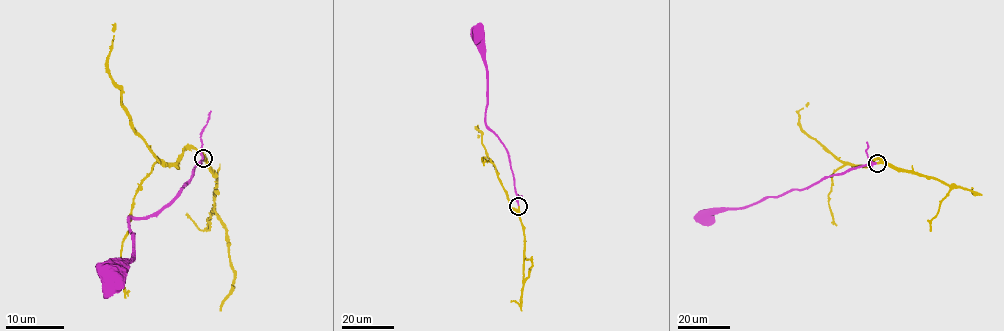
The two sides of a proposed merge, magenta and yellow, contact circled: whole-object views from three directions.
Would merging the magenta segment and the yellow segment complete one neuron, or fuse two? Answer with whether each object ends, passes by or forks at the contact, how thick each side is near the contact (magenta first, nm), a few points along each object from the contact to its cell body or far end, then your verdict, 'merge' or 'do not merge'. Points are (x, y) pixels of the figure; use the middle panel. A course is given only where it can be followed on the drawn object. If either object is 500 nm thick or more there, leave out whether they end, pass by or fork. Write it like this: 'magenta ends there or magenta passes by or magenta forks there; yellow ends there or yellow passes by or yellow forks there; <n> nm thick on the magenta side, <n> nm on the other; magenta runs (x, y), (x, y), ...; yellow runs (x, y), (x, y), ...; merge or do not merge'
magenta ends there; yellow ends there; 240 nm thick on the magenta side, 320 nm on the other; magenta runs (518, 206), (508, 153), (485, 123), (487, 73), (482, 43), (477, 33); yellow runs (518, 206), (518, 209), (511, 207), (478, 127), (479, 137); merge

